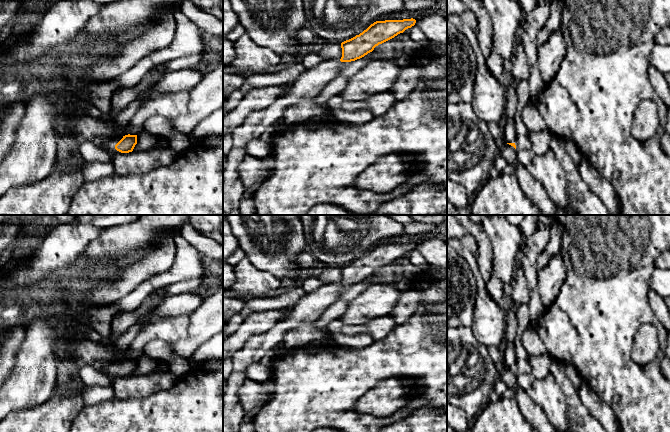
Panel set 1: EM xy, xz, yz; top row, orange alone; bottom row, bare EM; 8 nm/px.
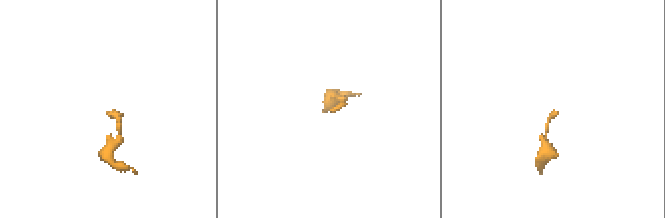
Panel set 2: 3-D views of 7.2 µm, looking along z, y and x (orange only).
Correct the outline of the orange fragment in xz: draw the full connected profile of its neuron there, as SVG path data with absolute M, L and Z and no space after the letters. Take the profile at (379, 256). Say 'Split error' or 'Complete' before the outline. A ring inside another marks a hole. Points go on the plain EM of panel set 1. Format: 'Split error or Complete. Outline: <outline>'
Complete. Outline: M385 244L376 245L359 259L341 267L341 286L351 286L372 276L376 270L382 268L406 253L411 252L416 244Z

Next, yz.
Split error. Outline: M517 360L516 365L514 367L507 367L513 370L516 374L529 374L532 373L531 365L528 361L525 360Z

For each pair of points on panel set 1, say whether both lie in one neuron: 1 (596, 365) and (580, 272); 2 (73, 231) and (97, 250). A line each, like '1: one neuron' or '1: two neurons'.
1: one neuron
2: two neurons

